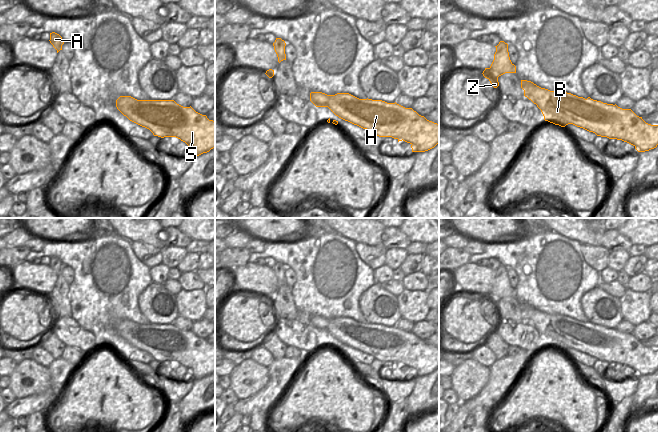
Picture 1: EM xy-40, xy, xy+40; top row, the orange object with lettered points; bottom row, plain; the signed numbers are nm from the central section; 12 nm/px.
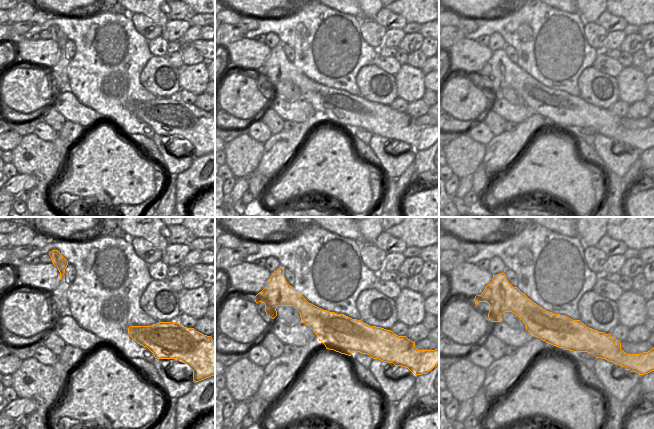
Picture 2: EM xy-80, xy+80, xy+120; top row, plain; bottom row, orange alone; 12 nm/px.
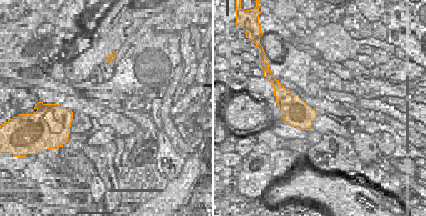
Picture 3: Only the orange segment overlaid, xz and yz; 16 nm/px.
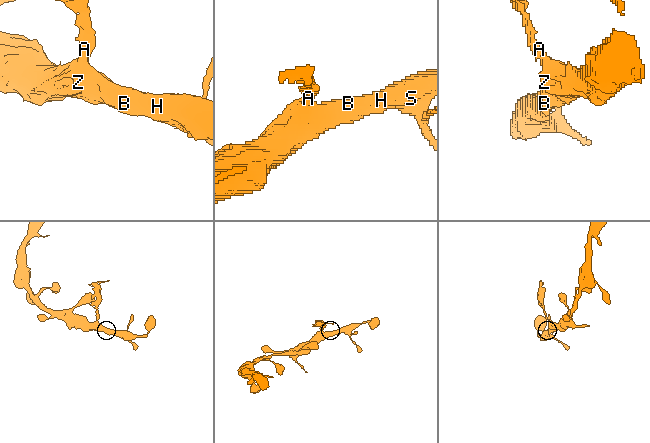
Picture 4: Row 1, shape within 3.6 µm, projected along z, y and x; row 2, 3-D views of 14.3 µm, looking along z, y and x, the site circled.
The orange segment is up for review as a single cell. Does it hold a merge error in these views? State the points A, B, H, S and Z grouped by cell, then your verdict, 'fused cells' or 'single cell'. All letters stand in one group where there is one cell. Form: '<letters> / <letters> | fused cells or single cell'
A B H S Z | single cell

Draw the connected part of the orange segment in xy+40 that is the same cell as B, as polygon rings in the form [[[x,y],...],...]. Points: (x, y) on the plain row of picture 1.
[[[521,304],[521,312],[524,320],[541,334],[545,345],[561,351],[573,348],[597,360],[622,364],[633,369],[638,376],[649,375],[658,369],[658,349],[646,347],[631,333],[622,333],[616,328],[603,327],[590,321],[585,323],[563,315],[550,315],[527,304]]]

